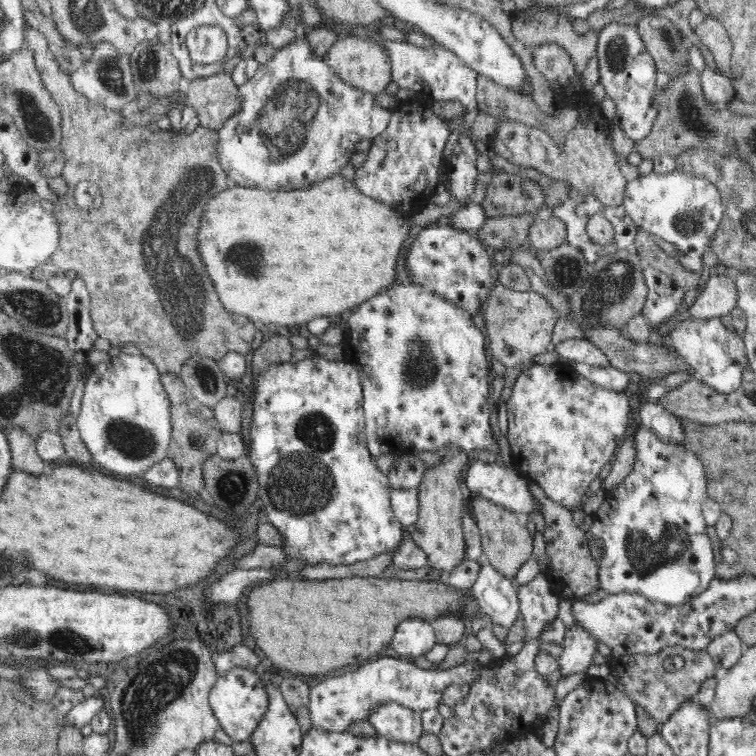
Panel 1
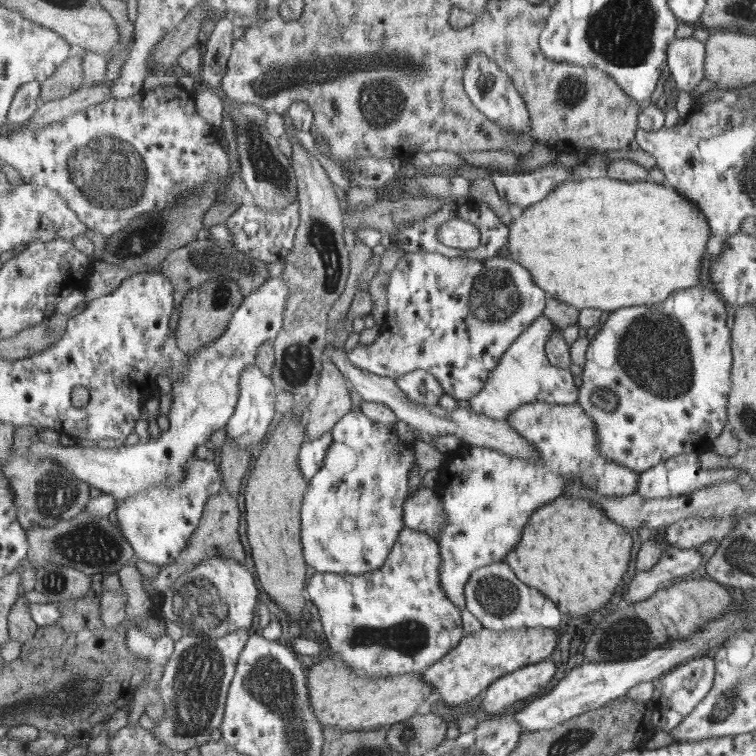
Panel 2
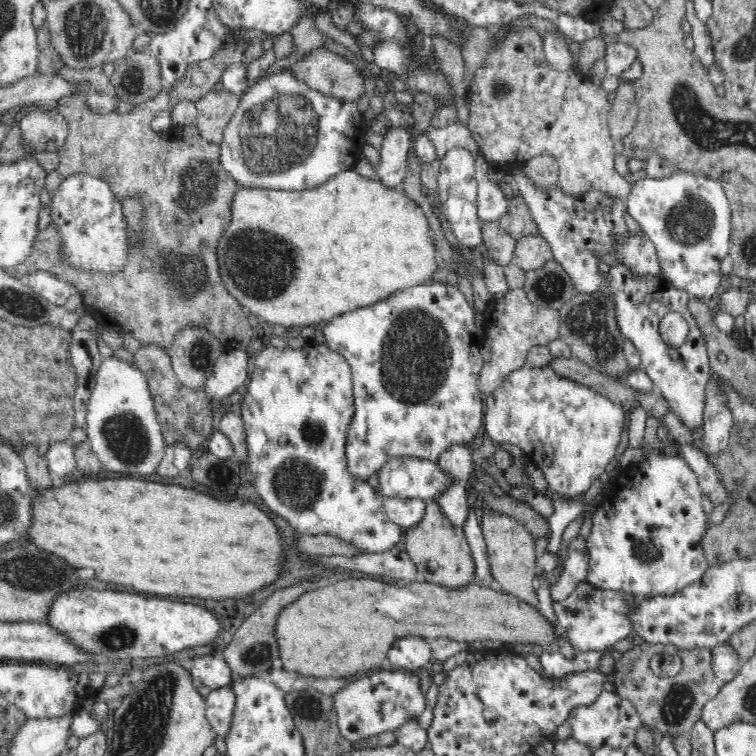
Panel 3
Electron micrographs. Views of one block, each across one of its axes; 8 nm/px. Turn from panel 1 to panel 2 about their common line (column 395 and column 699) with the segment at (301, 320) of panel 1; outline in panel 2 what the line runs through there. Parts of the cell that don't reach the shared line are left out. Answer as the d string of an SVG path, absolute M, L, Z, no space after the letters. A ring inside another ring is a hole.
M609 176L577 180L569 178L552 190L545 200L524 210L520 217L509 224L509 227L510 236L507 246L512 260L527 267L534 275L535 282L543 290L546 290L549 296L575 305L581 311L588 308L600 308L612 312L630 306L657 304L665 301L674 290L690 289L691 286L695 286L699 282L699 274L701 274L699 268L701 268L701 260L703 260L703 252L705 252L705 242L710 240L710 225L705 222L705 215L698 209L698 205L680 195L671 186L656 184L651 180L626 181Z

